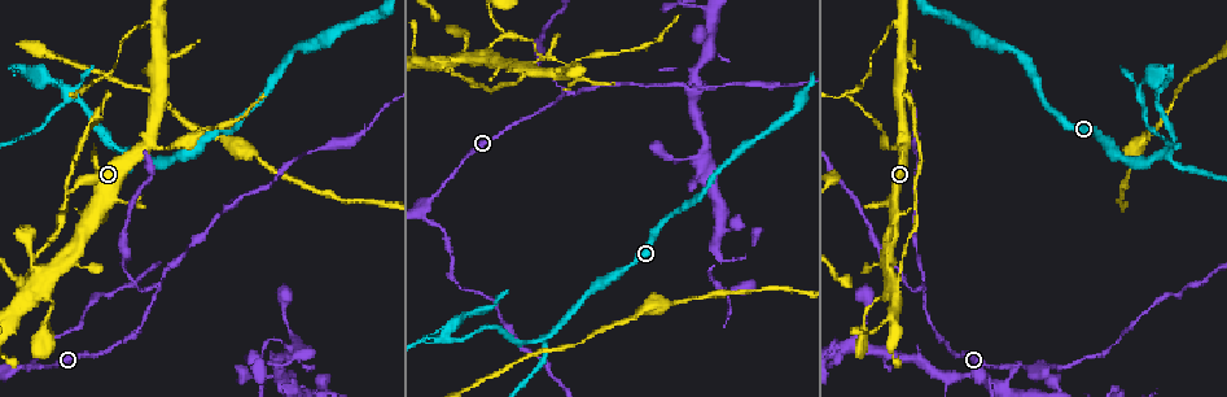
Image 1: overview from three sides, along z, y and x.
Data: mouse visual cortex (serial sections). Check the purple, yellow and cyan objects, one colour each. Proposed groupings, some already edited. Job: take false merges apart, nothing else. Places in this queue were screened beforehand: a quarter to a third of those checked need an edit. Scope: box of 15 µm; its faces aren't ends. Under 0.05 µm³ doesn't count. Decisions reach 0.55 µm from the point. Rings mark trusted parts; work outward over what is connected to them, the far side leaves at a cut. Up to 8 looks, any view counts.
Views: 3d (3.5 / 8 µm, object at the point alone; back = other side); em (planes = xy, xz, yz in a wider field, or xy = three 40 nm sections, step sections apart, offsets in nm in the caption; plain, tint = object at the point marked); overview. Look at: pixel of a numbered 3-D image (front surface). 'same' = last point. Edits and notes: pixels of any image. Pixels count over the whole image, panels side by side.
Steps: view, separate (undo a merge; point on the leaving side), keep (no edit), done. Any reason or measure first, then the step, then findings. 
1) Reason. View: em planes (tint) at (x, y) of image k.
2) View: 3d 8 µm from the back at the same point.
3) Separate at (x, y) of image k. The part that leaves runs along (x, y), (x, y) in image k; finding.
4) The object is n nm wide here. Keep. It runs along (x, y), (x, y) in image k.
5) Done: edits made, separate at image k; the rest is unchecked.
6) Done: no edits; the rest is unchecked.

Three arms meet. View: 3d 3.5 µm at (1050, 366) of image 1.

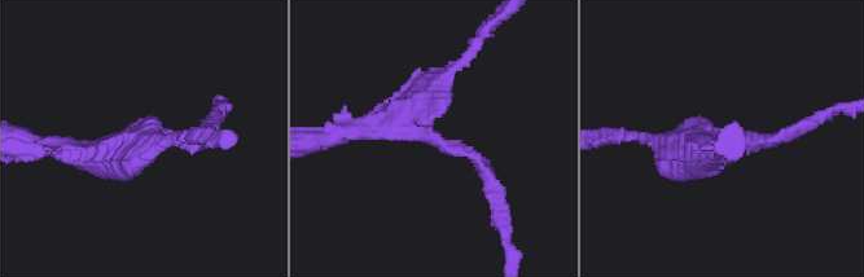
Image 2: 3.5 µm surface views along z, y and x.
View: em xy step 2 (tint) at (133, 141) of image 2.

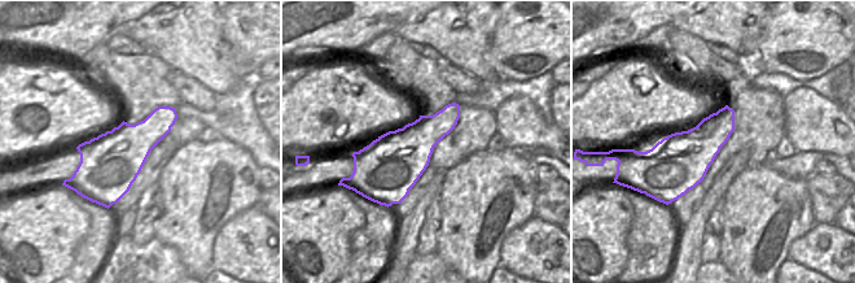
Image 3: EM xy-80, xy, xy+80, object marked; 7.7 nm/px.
The arms are 150, 200, 300 nm wide. Keep. One cell here.

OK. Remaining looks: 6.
View: 3d 3.5 µm at (548, 335) of image 1.

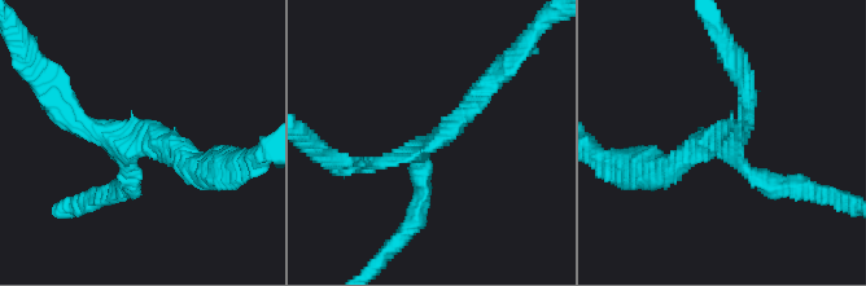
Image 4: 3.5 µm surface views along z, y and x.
3 arms meet here; the arms are 200, 200, 250 nm wide; now the EM. View: em xy step 5 (tint) at (130, 146) of image 4.

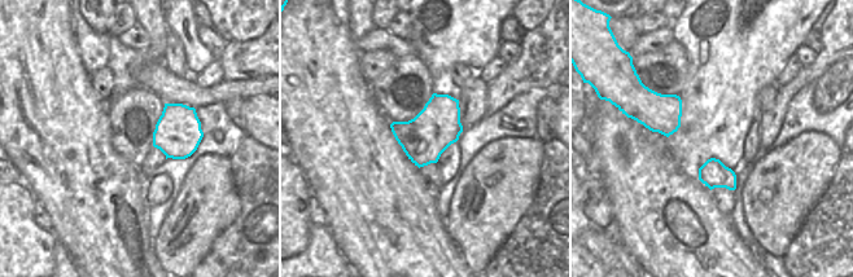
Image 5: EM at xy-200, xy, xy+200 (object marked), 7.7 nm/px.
Keep. It runs along (477, 95), (425, 148), (350, 164) in image 4; one cell here.

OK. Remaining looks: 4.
View: em xy step 1 (tint) at (903, 139) of image 1.

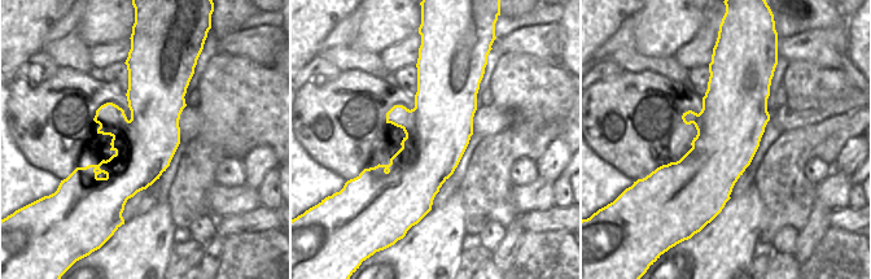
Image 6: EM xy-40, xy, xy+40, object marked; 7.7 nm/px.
Wider look. View: 3d 3.5 µm at the same point.

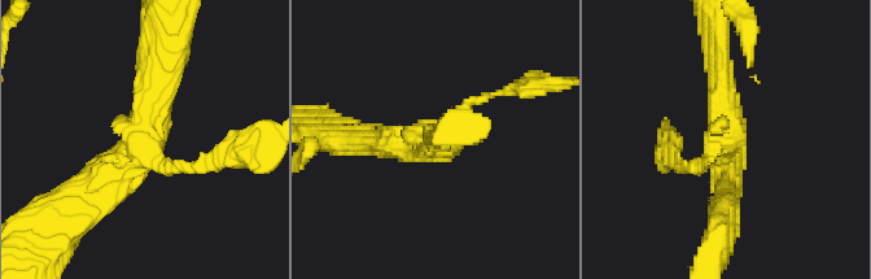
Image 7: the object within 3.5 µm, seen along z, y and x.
3 arms meet here; the arms are 150, 350, 400 nm wide. Keep. It runs along (78, 208), (145, 140), (161, 64) in image 7; continuous, no second cell.

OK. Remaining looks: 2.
Done: no edits; the rest is unchecked.

